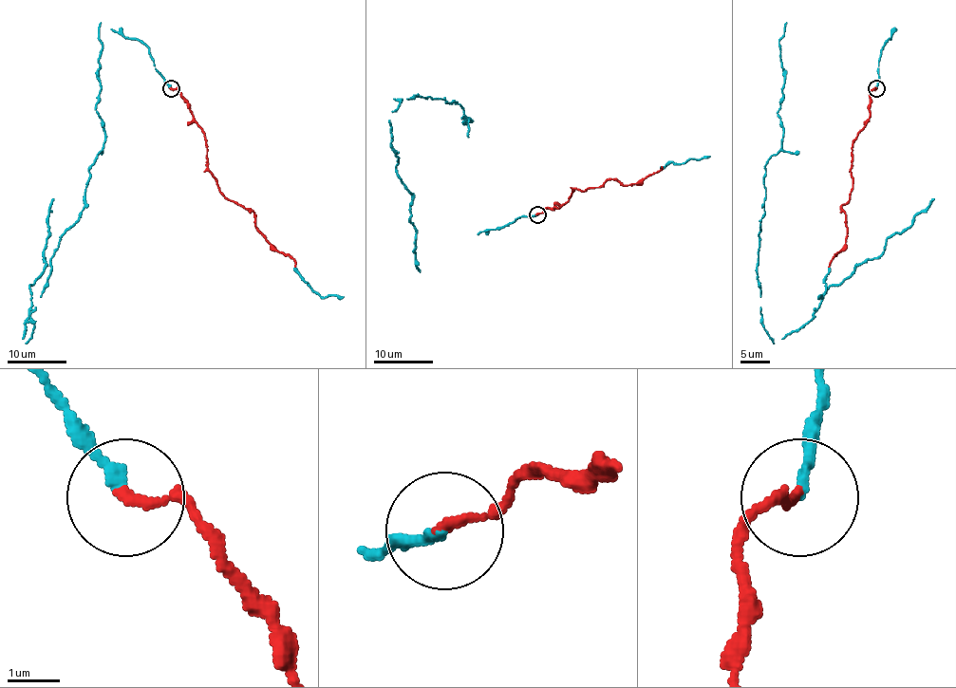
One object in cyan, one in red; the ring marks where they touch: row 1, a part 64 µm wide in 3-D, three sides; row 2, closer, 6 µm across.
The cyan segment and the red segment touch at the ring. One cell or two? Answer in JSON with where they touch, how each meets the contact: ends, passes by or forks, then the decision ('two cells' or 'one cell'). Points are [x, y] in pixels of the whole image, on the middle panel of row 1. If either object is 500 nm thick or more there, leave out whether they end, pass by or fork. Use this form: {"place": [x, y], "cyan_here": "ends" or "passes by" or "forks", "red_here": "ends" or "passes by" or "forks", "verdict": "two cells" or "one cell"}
{"place": [537, 214], "cyan_here": "ends", "red_here": "ends", "verdict": "one cell"}

